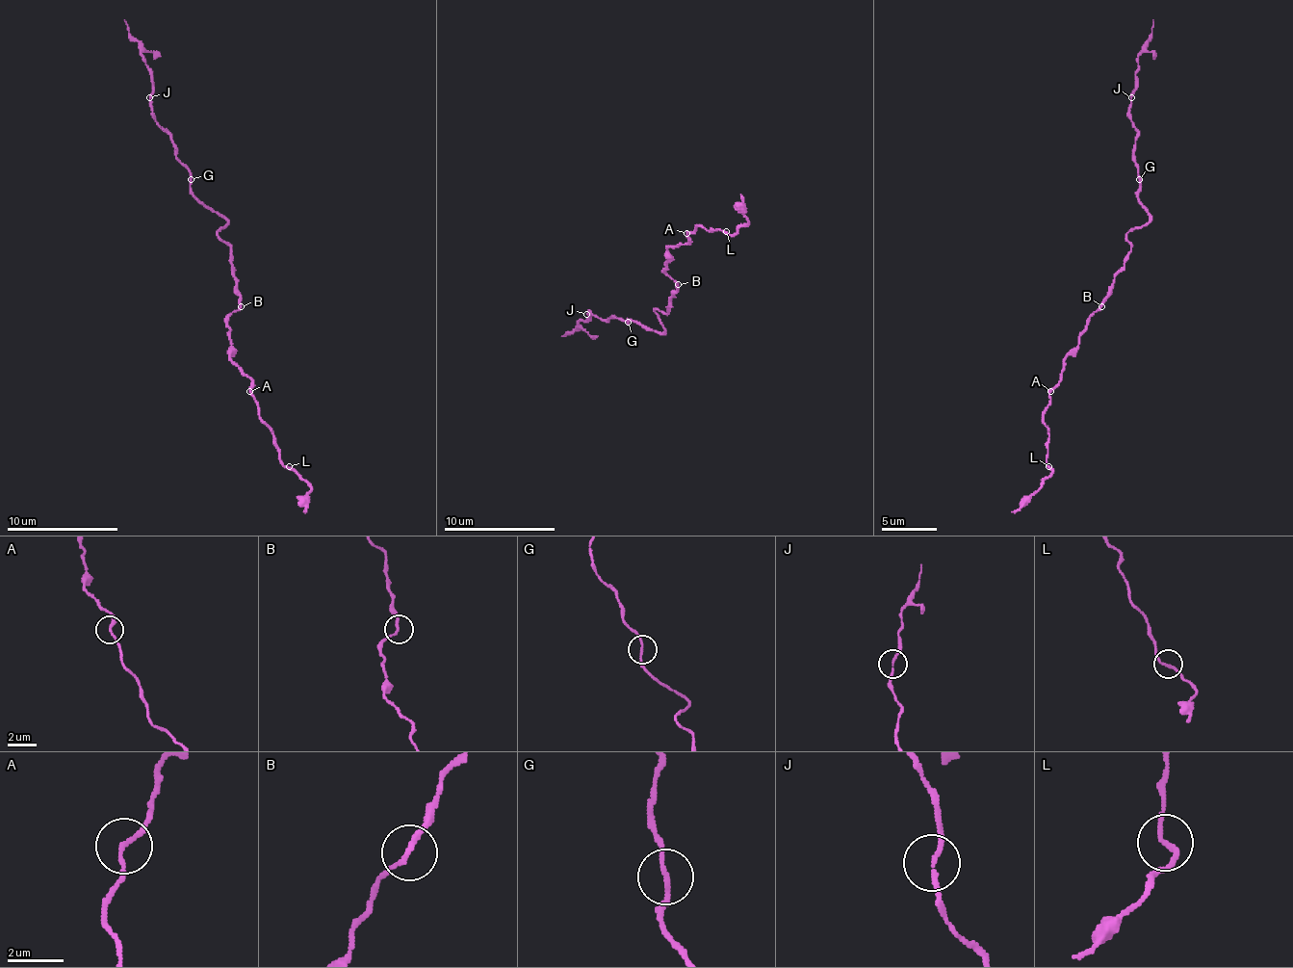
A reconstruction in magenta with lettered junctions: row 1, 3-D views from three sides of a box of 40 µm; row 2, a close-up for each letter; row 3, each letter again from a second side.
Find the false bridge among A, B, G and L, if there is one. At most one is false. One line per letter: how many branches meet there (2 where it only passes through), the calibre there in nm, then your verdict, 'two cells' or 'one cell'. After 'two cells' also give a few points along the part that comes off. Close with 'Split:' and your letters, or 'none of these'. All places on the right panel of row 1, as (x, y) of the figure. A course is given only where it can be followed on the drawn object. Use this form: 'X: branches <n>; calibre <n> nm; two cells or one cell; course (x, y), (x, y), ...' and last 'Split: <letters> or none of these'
A: branches 2; calibre 170 nm; one cell
B: branches 2; calibre 170 nm; one cell
G: branches 2; calibre 160 nm; one cell
L: branches 2; calibre 170 nm; one cell
Split: none of these

